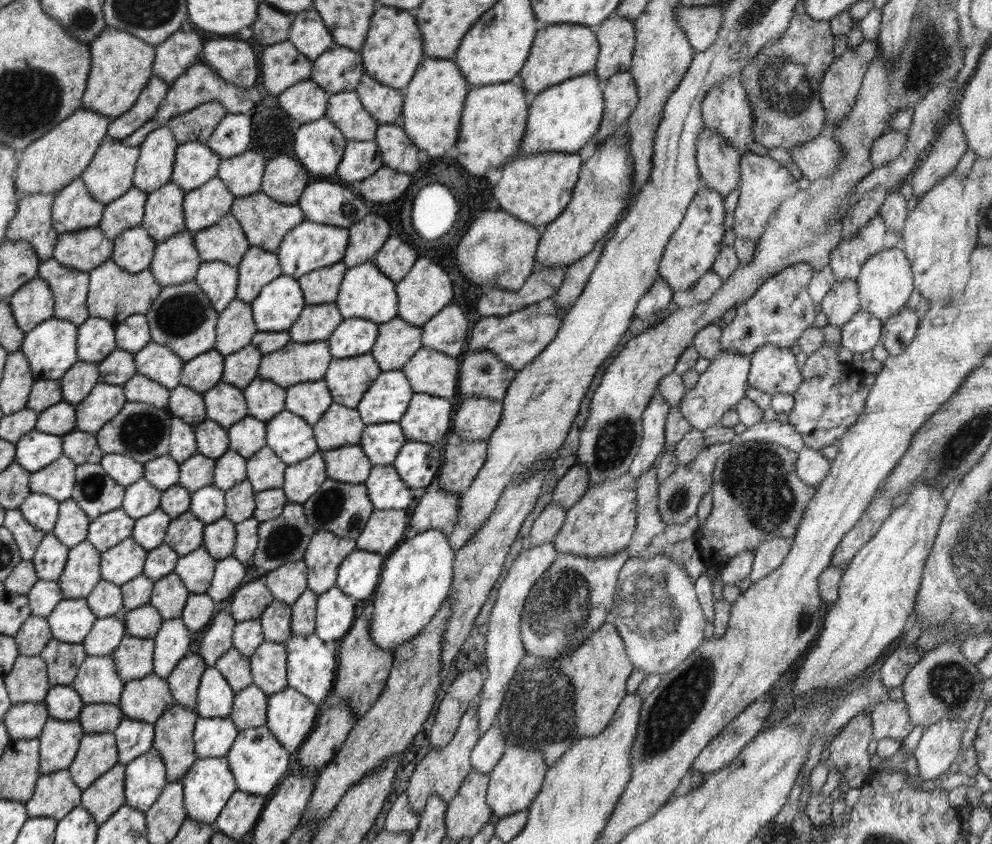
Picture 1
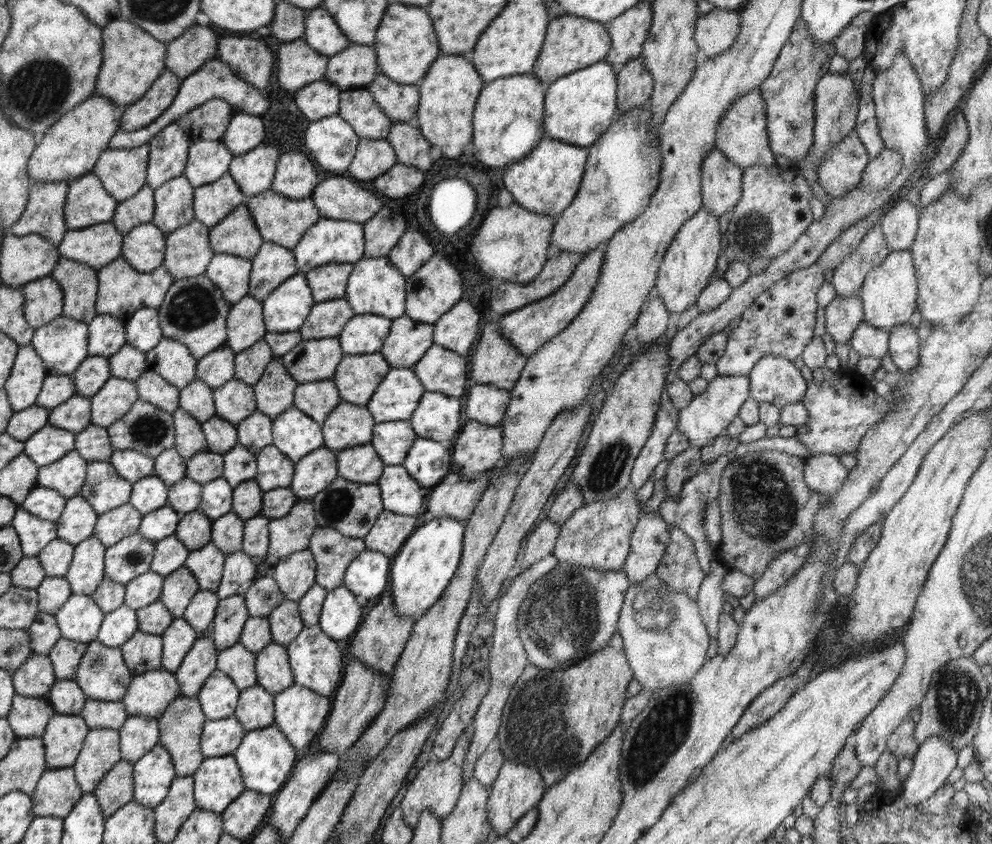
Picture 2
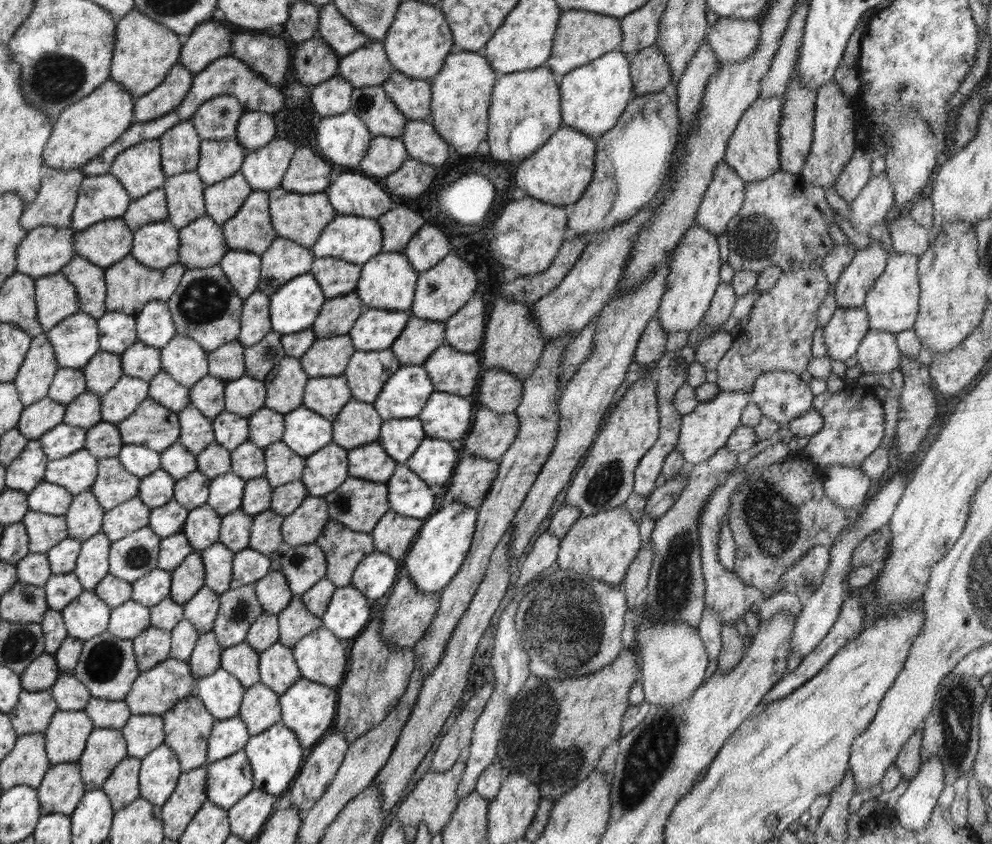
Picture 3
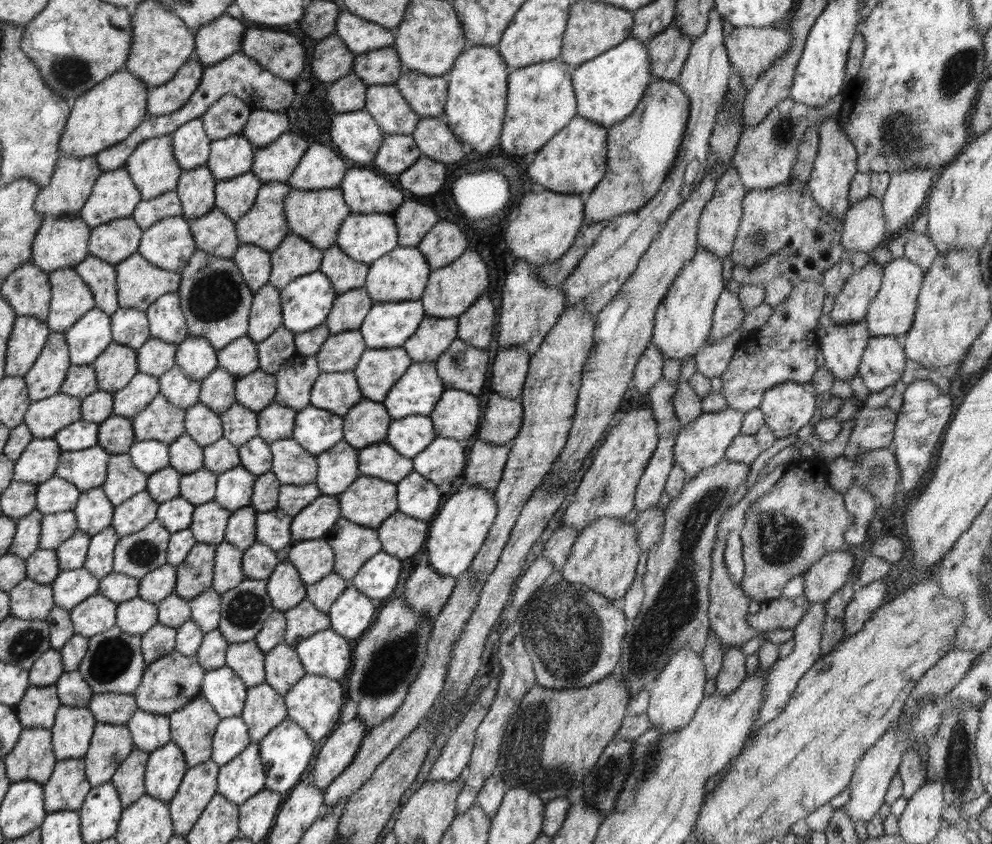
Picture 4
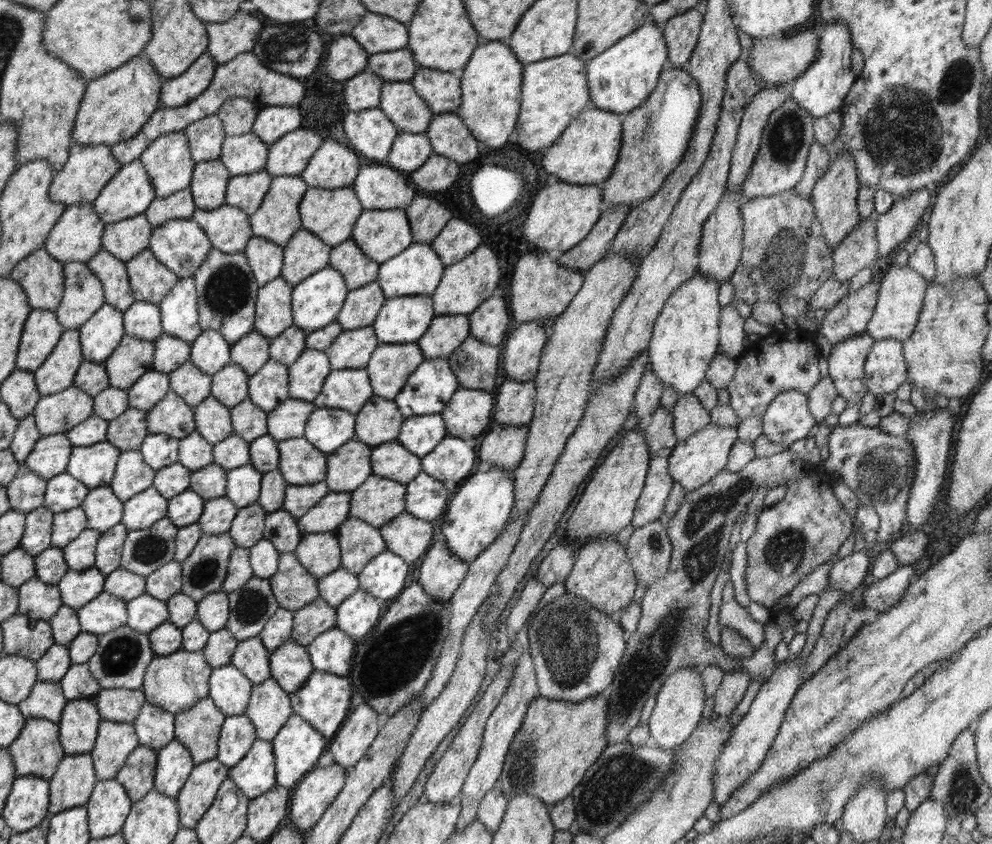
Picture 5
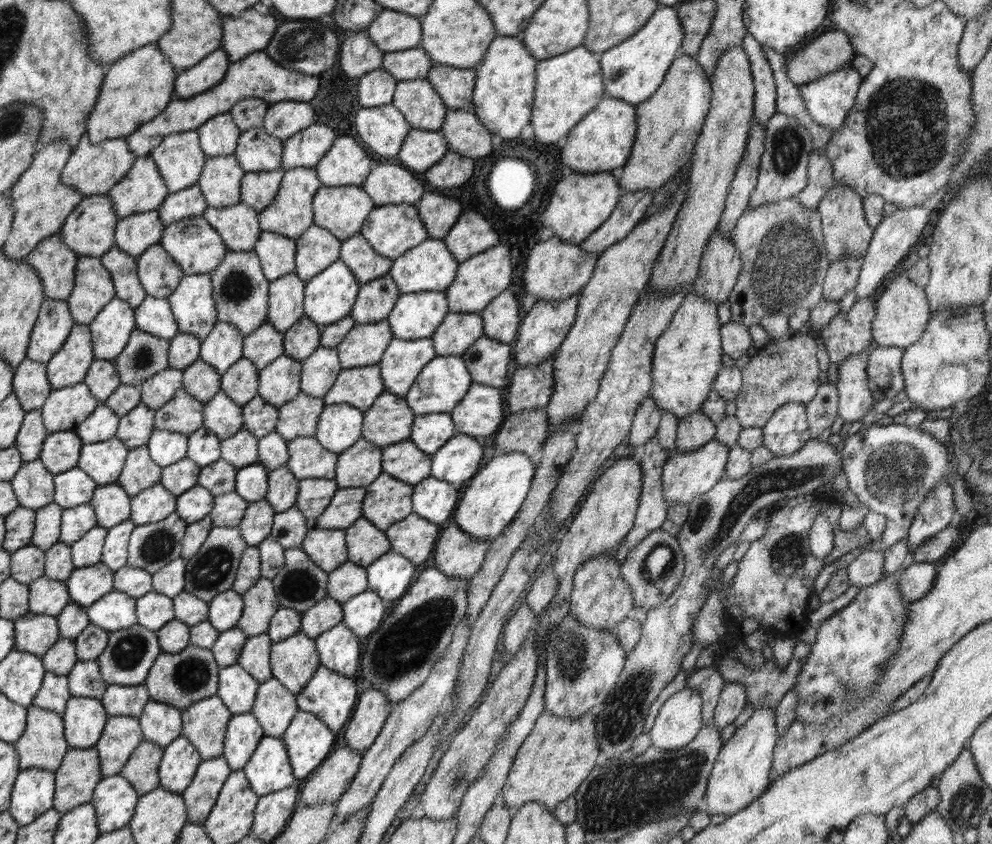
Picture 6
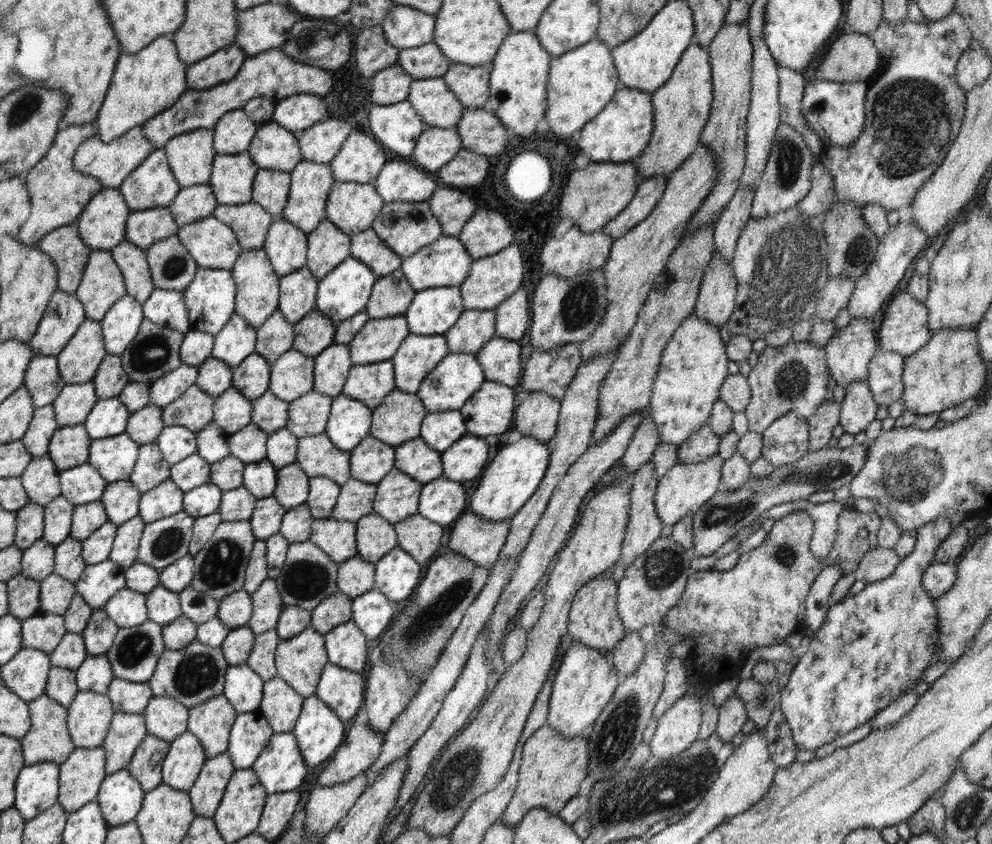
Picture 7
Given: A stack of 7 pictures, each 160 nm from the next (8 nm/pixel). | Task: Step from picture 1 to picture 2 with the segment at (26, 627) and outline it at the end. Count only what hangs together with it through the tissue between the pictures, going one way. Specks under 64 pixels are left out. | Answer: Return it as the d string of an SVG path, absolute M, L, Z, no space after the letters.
M38 611L34 622L28 627L32 653L48 656L56 642L62 638L55 615Z

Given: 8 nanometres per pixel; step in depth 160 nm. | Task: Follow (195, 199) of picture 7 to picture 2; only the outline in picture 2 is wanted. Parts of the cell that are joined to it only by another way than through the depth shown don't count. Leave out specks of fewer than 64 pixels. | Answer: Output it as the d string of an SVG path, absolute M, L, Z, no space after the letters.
M145 185L136 196L116 205L116 212L111 222L116 231L124 236L136 226L152 223L154 214L156 214L154 189Z

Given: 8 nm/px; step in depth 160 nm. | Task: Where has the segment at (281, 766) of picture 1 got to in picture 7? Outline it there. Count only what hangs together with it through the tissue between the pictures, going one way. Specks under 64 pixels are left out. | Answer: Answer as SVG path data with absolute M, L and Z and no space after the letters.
M315 695L307 697L291 730L308 768L330 759L344 740L348 725Z

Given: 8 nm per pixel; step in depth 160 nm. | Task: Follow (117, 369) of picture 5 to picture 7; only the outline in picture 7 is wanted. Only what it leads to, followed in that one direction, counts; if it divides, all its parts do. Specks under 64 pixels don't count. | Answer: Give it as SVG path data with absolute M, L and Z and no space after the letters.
M146 317L142 320L138 334L121 354L121 365L131 381L151 383L164 374L172 372L182 364L180 347L185 334L167 326L158 326Z

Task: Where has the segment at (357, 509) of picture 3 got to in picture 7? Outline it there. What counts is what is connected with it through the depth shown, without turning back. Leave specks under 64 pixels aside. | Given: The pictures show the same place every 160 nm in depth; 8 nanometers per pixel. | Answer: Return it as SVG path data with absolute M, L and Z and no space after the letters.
M394 467L377 482L373 512L395 525L418 512L423 484Z

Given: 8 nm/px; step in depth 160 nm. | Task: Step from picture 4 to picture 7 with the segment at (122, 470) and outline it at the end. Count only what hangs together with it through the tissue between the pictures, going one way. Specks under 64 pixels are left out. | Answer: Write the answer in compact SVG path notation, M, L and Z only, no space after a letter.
M146 443L139 446L138 458L129 474L131 483L141 492L146 492L170 476L171 464L163 459L158 445Z

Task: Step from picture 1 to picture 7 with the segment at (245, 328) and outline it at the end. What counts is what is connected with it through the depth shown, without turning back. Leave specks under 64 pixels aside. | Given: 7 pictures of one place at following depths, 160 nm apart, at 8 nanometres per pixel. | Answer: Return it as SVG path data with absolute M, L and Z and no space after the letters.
M306 266L279 277L280 298L278 310L290 322L298 322L316 306L316 294L320 282Z

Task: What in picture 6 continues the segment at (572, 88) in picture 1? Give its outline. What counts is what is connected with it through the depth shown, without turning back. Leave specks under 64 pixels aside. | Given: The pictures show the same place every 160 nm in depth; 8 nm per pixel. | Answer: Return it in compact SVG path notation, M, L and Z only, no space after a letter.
M660 6L637 34L599 54L605 94L634 105L648 100L664 82L667 70L680 53L683 38L676 6Z

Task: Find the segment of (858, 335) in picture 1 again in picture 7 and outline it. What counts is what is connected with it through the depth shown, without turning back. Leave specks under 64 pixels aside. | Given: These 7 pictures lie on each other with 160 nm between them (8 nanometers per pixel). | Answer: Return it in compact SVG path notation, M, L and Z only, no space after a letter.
M886 350L870 359L866 383L879 405L888 407L903 395L903 359L901 354Z

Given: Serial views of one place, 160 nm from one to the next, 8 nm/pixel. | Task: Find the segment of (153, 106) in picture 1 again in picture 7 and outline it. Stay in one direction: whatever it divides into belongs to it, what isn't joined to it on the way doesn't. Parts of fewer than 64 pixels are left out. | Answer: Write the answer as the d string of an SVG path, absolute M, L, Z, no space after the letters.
M230 44L205 59L187 65L187 88L200 90L234 78L246 57L240 47Z

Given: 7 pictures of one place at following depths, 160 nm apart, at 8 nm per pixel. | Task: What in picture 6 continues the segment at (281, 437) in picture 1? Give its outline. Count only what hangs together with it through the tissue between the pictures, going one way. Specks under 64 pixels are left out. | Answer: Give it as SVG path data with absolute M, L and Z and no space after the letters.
M349 404L326 405L320 413L316 440L326 450L341 453L350 448L360 437L363 411Z

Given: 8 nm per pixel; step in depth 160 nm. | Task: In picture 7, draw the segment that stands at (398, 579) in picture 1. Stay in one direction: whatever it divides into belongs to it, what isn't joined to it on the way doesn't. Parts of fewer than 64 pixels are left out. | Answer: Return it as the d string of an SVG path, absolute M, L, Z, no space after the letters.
M522 437L516 444L504 446L486 465L474 494L470 498L470 510L486 520L506 520L513 517L534 494L546 474L550 451L548 444L533 437Z

